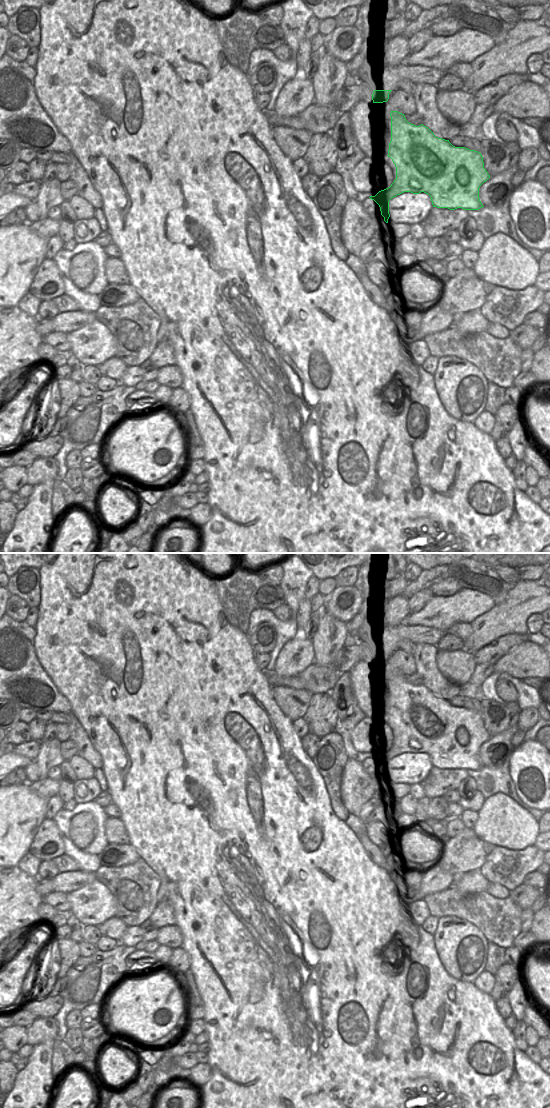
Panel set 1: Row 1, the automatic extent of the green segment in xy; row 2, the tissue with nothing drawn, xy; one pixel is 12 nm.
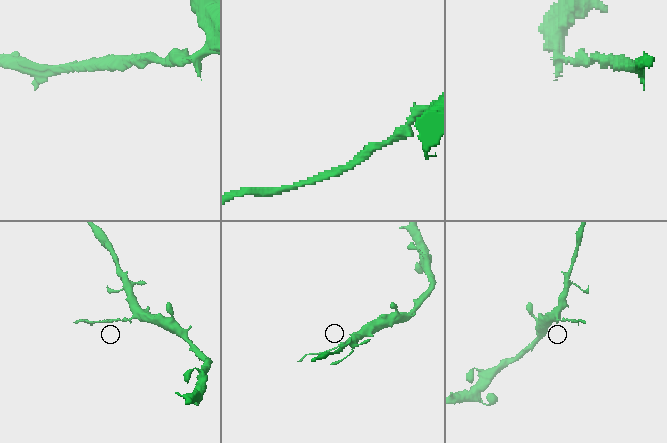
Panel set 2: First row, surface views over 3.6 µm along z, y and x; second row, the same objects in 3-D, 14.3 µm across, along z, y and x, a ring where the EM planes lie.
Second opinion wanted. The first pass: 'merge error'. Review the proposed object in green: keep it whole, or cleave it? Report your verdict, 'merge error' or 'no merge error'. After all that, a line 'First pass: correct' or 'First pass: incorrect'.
merge error
First pass: correct

